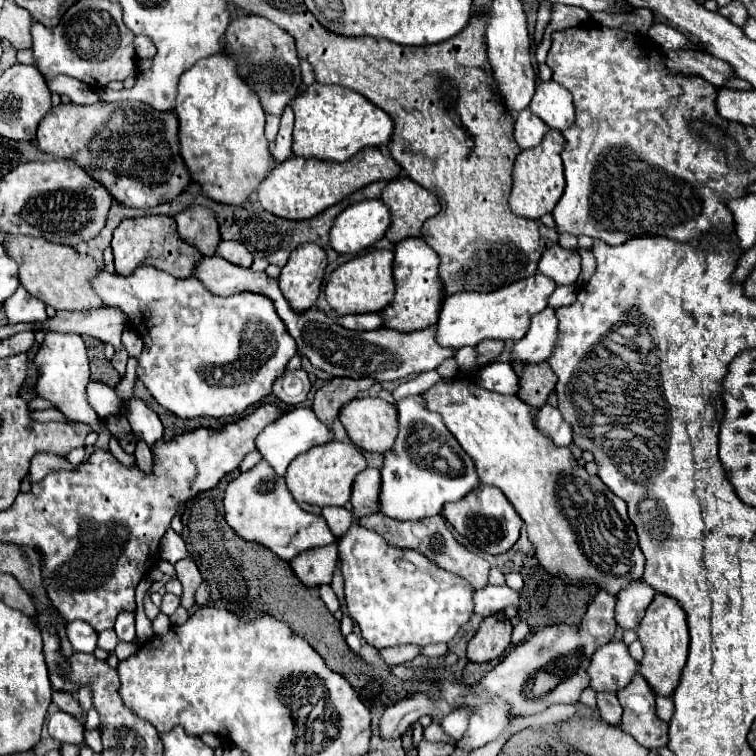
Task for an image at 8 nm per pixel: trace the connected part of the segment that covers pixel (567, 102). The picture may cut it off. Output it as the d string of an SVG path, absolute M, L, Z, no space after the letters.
M541 82L529 108L549 126L565 132L575 124L575 106L571 94L557 82Z

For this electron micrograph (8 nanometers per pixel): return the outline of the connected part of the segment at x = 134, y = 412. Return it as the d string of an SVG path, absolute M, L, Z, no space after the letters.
M129 398L125 404L125 416L139 440L145 440L149 448L163 436L163 424L159 416L147 408L139 398Z

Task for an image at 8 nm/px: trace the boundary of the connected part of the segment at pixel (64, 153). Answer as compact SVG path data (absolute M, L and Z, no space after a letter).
M123 100L123 102L95 102L91 106L59 104L53 106L37 128L37 146L41 152L53 154L55 158L71 158L87 170L95 180L103 182L123 206L129 208L153 208L163 202L175 200L193 182L189 168L179 154L179 120L173 110L161 112L145 102Z

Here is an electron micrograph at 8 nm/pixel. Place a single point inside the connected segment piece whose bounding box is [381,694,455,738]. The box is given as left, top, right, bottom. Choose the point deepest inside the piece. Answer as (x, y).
(400, 716)

